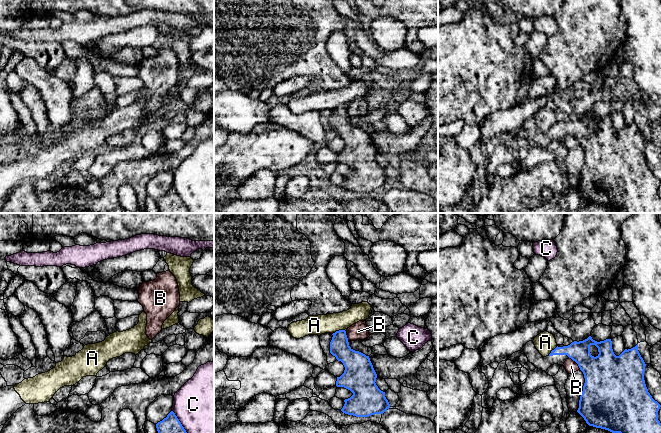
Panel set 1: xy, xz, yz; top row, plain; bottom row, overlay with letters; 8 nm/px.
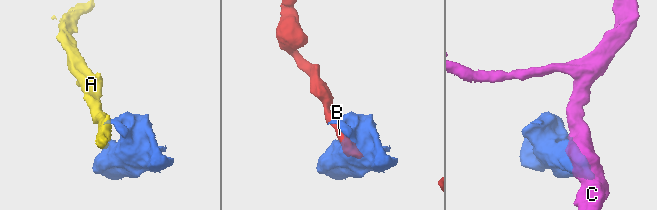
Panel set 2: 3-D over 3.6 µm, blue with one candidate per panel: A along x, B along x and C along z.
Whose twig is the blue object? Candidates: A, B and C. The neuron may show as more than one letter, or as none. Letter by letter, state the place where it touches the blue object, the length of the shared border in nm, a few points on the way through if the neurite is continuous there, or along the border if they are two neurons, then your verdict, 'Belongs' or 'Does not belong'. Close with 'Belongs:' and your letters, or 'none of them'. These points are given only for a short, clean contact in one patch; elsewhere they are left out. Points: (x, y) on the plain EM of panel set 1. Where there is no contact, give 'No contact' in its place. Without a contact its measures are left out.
A: Touches blue at xz (339, 106). Shared border 110 nm. Boundary: xz (344, 105), (339, 105), (332, 110). Does not belong
B: Touches blue at yz (575, 137). Shared border 130 nm. Does not belong
C: Touches blue at xy (180, 199). Shared border 260 nm. Does not belong
Belongs: none of them

